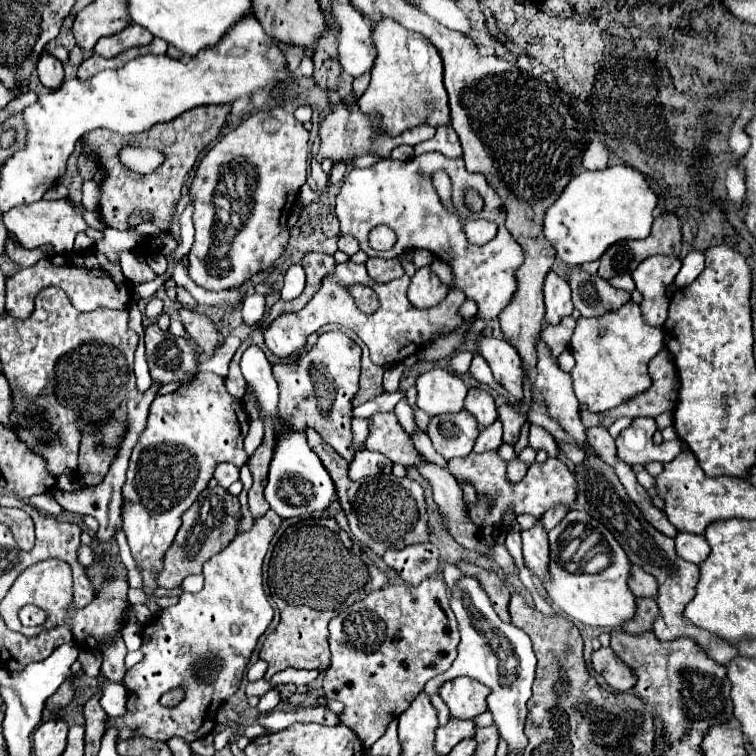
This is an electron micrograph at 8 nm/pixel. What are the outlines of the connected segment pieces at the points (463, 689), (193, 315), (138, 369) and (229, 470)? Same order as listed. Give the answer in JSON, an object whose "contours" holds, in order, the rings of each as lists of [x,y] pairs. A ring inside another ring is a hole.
{"contours":[[[[455,678],[441,686],[439,696],[449,706],[449,712],[453,718],[467,720],[467,718],[475,718],[487,710],[489,692],[491,690],[477,680]]],[[[181,308],[179,310],[179,316],[183,320],[183,326],[185,326],[187,334],[195,340],[197,348],[205,356],[215,356],[217,350],[221,348],[217,324],[209,316],[199,314],[195,310],[189,310],[189,308]]],[[[142,338],[139,339],[138,347],[135,352],[134,374],[139,392],[145,392],[148,390],[153,381],[150,376],[149,367],[145,358],[145,347]]],[[[219,464],[215,468],[215,480],[221,488],[229,488],[235,480],[239,480],[239,468],[235,464]]]]}

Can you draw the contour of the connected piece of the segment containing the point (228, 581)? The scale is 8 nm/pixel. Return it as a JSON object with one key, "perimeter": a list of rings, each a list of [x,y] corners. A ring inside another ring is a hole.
{"perimeter":[[[269,510],[263,518],[255,520],[255,524],[249,532],[239,534],[235,538],[235,542],[231,542],[221,554],[215,554],[211,560],[205,562],[205,566],[203,566],[205,586],[201,592],[197,592],[197,594],[183,592],[175,606],[161,610],[157,616],[153,616],[153,620],[149,624],[143,626],[143,632],[141,632],[143,660],[139,664],[135,664],[133,668],[129,668],[127,676],[123,678],[123,686],[129,692],[127,712],[119,718],[109,718],[105,724],[105,730],[119,728],[117,742],[143,734],[143,736],[163,740],[163,742],[167,742],[173,736],[179,736],[189,744],[189,742],[213,732],[219,706],[231,694],[237,692],[241,678],[245,674],[245,666],[249,664],[251,652],[253,652],[259,636],[267,630],[267,626],[273,620],[273,608],[263,590],[261,566],[263,566],[267,546],[269,546],[273,534],[277,532],[279,524],[281,524],[281,518],[273,510]],[[183,682],[187,682],[187,696],[183,698],[183,704],[177,704],[173,708],[161,706],[159,698],[167,690],[179,688]]]}

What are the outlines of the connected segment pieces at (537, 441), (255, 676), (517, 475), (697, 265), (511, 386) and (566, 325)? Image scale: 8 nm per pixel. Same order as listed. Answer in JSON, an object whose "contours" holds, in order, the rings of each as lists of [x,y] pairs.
{"contours":[[[[531,424],[531,434],[529,434],[529,446],[533,446],[535,450],[547,450],[549,456],[559,456],[559,446],[555,442],[555,438],[543,430],[541,426]]],[[[257,660],[255,664],[251,664],[251,666],[249,666],[247,678],[249,678],[249,682],[253,682],[253,680],[259,680],[259,678],[263,678],[263,676],[265,676],[265,672],[267,672],[267,662],[263,662],[263,660]]],[[[515,456],[511,462],[509,462],[509,466],[507,466],[507,478],[513,482],[517,482],[517,480],[521,480],[521,476],[525,476],[527,474],[527,462],[523,462],[519,456]]],[[[691,250],[685,258],[683,258],[683,264],[681,264],[681,270],[675,278],[675,286],[677,288],[685,288],[689,286],[703,270],[703,264],[705,264],[705,256],[703,252],[697,252],[697,250]]],[[[483,336],[477,340],[477,354],[483,356],[495,376],[495,380],[517,400],[523,398],[523,368],[515,348],[499,338]]],[[[565,316],[557,326],[547,324],[543,328],[541,340],[545,342],[545,346],[549,348],[553,358],[557,358],[563,350],[569,348],[569,340],[571,340],[573,330],[575,330],[575,318],[573,316]]]]}

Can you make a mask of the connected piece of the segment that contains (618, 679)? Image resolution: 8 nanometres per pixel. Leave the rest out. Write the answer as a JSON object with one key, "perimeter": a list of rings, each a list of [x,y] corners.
{"perimeter":[[[599,648],[593,652],[593,668],[595,672],[599,672],[605,682],[619,690],[619,692],[625,692],[625,690],[631,690],[637,682],[637,676],[633,674],[633,670],[629,666],[625,666],[615,654],[611,648]]]}

